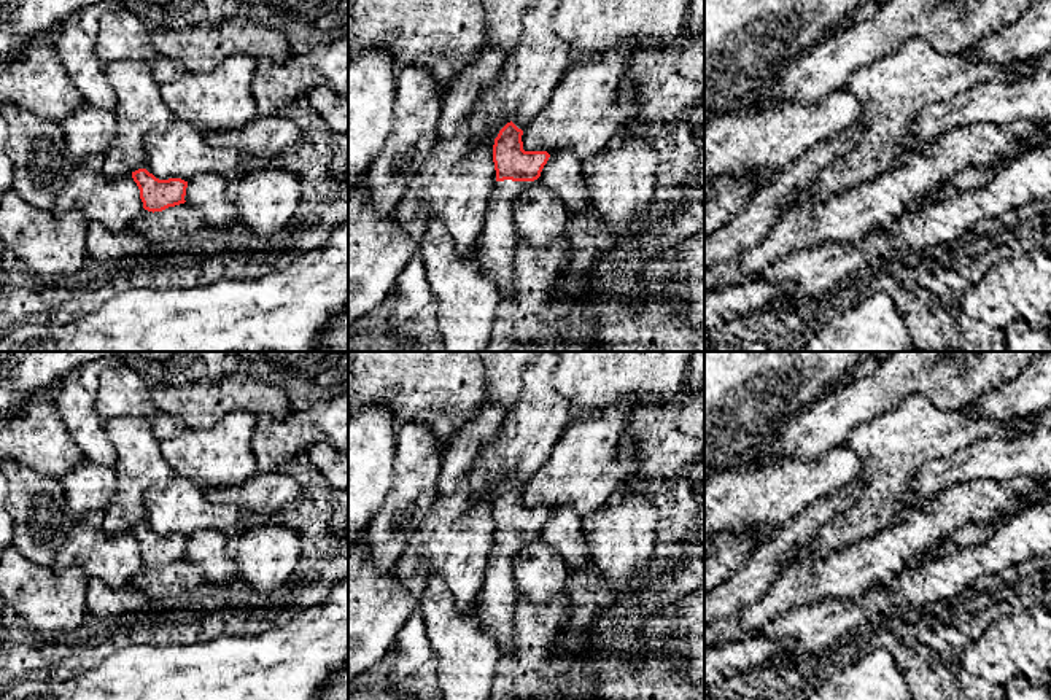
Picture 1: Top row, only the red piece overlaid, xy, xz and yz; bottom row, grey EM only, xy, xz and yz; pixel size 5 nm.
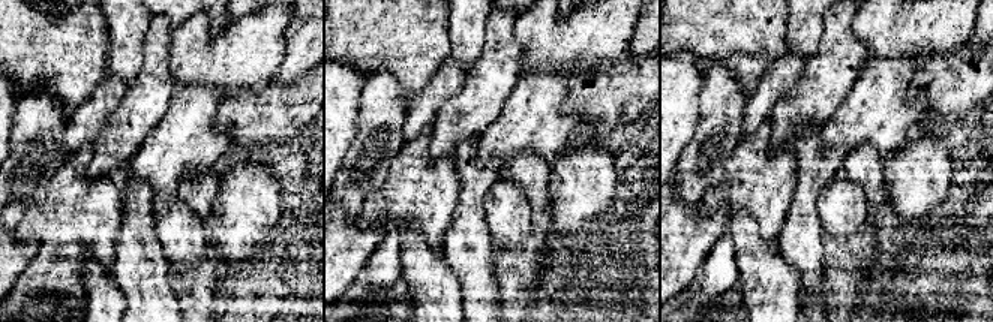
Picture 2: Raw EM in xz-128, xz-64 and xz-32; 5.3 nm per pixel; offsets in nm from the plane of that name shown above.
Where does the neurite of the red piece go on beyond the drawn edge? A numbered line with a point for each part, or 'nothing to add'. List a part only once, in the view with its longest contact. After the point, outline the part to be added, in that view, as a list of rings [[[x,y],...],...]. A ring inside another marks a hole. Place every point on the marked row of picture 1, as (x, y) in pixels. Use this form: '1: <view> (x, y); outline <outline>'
1: xz (496, 248); outline [[[494,181],[488,202],[477,256],[483,278],[499,293],[510,293],[514,288],[517,248],[514,204],[518,194],[529,186],[531,181]]]

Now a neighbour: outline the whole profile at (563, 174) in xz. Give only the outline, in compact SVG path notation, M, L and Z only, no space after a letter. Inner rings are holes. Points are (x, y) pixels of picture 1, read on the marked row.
M571 150L550 154L539 178L563 200L568 213L582 213L587 208L590 192L585 186L585 173Z

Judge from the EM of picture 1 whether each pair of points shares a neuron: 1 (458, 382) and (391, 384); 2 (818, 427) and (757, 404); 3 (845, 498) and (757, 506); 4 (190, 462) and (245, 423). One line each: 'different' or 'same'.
1: same
2: different
3: different
4: same

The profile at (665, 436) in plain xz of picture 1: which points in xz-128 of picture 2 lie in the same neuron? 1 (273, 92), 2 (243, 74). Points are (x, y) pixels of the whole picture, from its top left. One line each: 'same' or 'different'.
1: same
2: different

